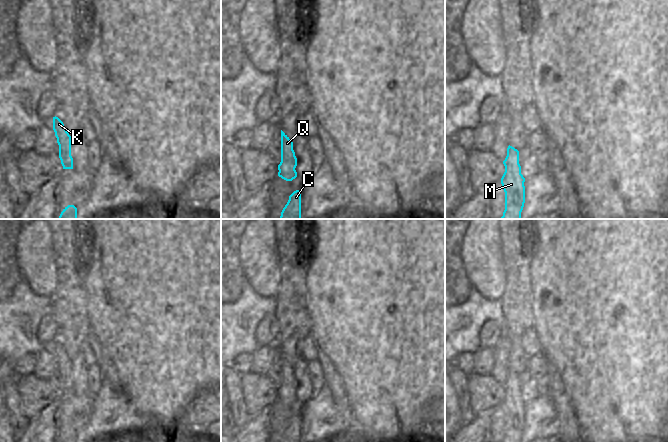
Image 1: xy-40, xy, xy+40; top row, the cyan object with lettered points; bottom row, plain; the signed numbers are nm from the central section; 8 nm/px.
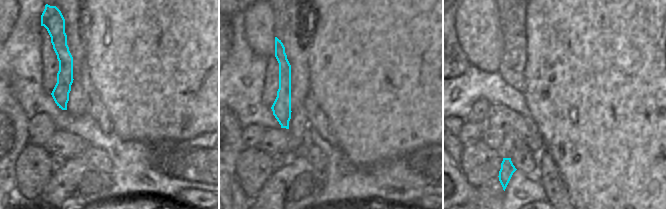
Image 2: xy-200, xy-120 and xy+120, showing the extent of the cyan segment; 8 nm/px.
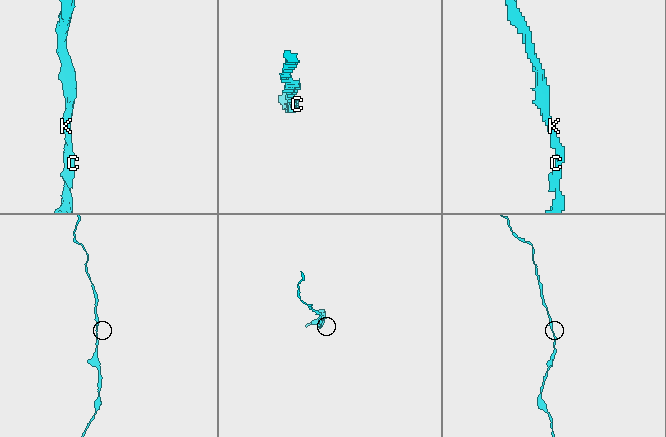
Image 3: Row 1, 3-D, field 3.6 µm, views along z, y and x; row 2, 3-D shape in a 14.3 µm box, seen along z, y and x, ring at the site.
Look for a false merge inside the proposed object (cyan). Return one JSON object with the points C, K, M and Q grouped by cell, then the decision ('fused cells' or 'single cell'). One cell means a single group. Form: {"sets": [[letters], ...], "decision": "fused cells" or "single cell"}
{"sets": [["C", "K", "M", "Q"]], "decision": "single cell"}

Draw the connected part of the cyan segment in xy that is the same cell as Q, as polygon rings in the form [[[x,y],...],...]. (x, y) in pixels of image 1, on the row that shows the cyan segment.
[[[281,130],[281,162],[278,165],[278,176],[286,181],[292,181],[297,177],[296,166],[297,158],[293,150],[293,142]]]

